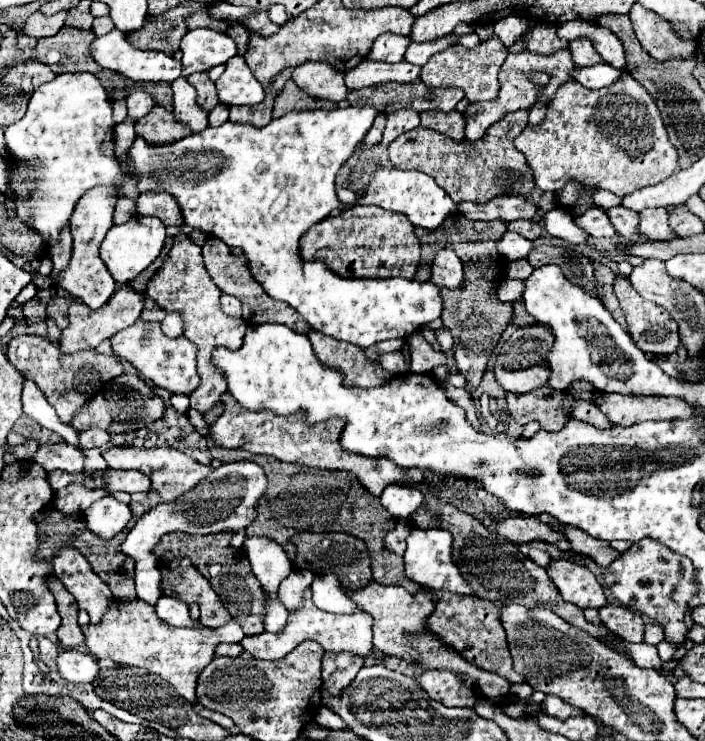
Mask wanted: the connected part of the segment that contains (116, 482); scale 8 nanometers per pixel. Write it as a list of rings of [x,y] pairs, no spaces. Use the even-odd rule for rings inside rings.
[[[106,470],[104,478],[106,478],[106,492],[116,490],[136,494],[136,492],[150,492],[152,488],[150,478],[138,470],[120,470],[120,472]]]

